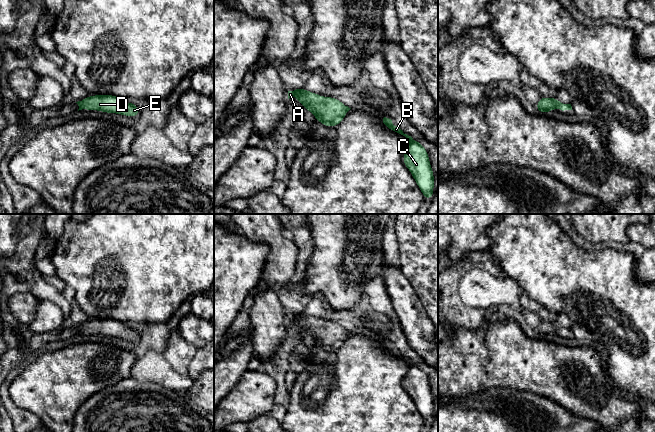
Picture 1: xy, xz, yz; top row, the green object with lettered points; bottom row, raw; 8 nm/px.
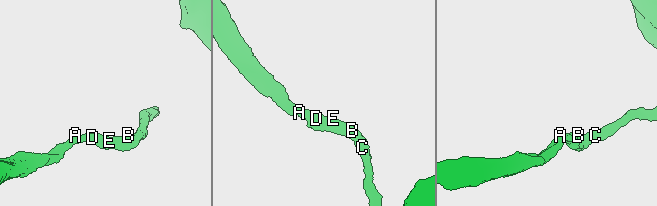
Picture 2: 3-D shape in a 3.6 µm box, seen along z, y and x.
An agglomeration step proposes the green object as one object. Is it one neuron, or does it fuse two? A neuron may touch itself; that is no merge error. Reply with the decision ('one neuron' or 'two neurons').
one neuron

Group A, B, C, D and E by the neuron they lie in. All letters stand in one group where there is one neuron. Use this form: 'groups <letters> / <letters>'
groups A B C D E

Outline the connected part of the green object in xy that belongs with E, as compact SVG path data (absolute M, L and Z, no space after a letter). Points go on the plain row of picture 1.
M91 319L76 327L79 330L78 335L85 333L131 341L139 340L139 332L134 326L126 327L122 322L115 319Z

